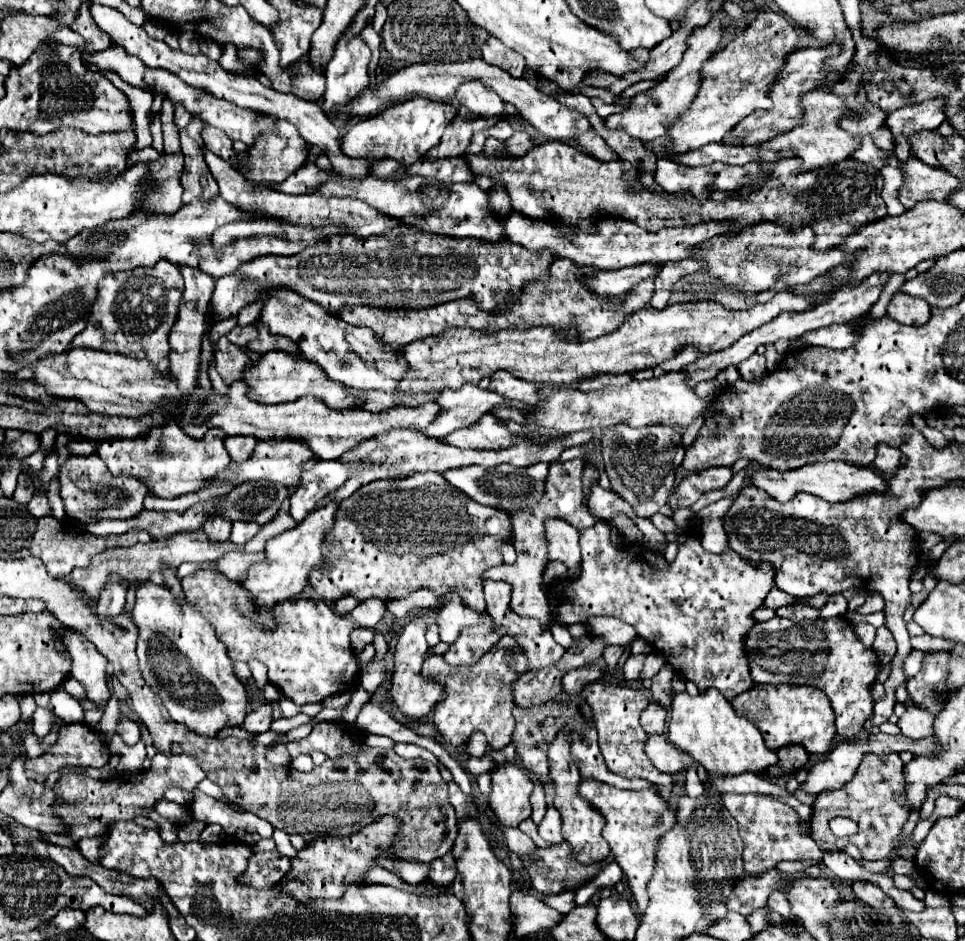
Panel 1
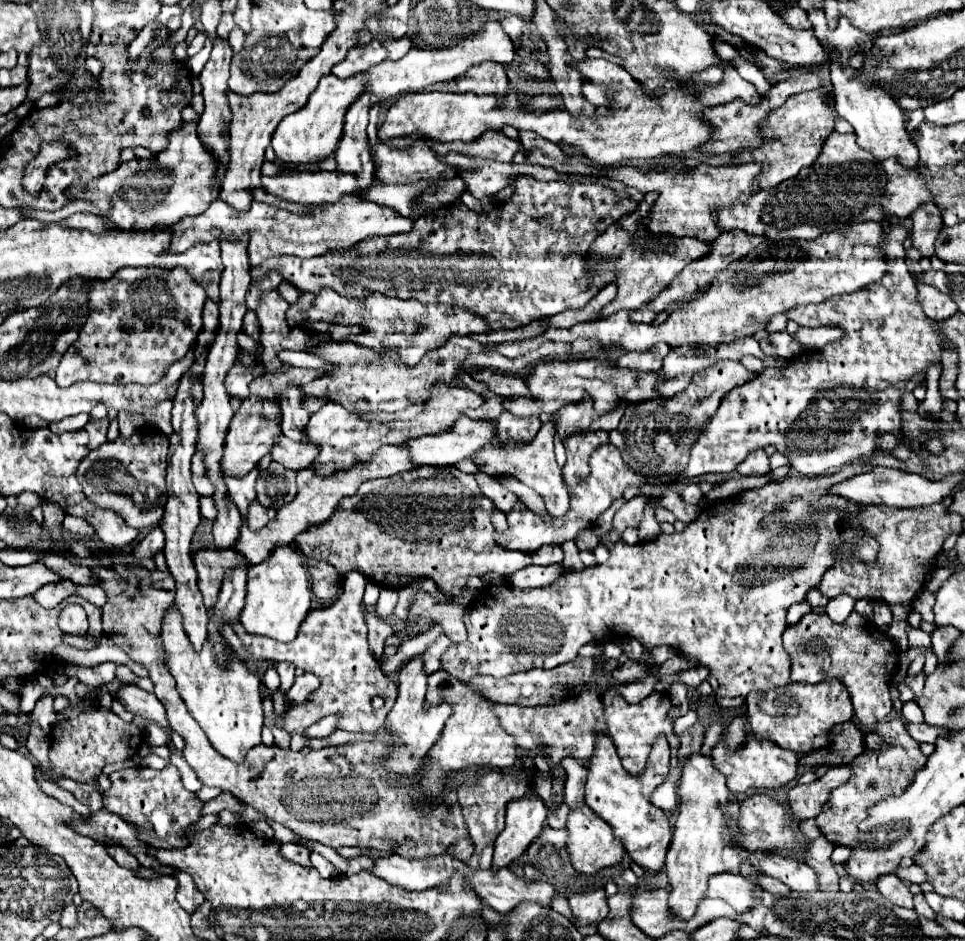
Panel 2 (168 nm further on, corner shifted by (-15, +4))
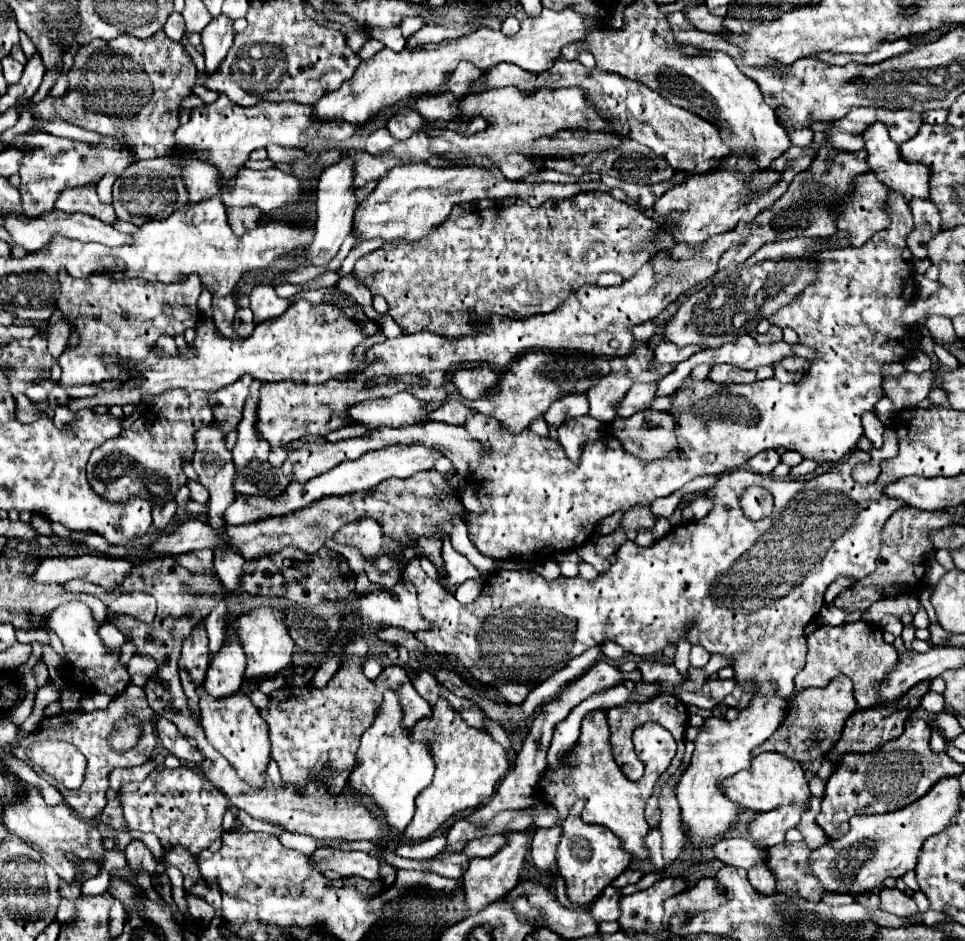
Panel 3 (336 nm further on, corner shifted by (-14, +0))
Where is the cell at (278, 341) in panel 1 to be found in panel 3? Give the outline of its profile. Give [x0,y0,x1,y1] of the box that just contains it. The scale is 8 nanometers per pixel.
[250,285,288,323]

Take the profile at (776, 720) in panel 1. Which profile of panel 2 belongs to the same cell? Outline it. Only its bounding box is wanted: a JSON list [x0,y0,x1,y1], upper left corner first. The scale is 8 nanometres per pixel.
[747,679,853,755]

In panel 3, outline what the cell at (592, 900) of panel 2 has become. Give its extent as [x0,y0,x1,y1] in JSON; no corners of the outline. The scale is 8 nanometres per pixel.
[590,887,622,921]

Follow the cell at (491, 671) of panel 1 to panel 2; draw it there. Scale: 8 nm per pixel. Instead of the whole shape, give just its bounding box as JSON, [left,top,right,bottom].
[423,669,517,801]

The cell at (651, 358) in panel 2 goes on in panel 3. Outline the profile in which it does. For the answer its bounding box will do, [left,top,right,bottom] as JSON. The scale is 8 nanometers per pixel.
[654,341,706,365]

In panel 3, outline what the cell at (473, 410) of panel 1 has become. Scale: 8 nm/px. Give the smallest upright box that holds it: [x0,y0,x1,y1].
[350,391,428,431]

